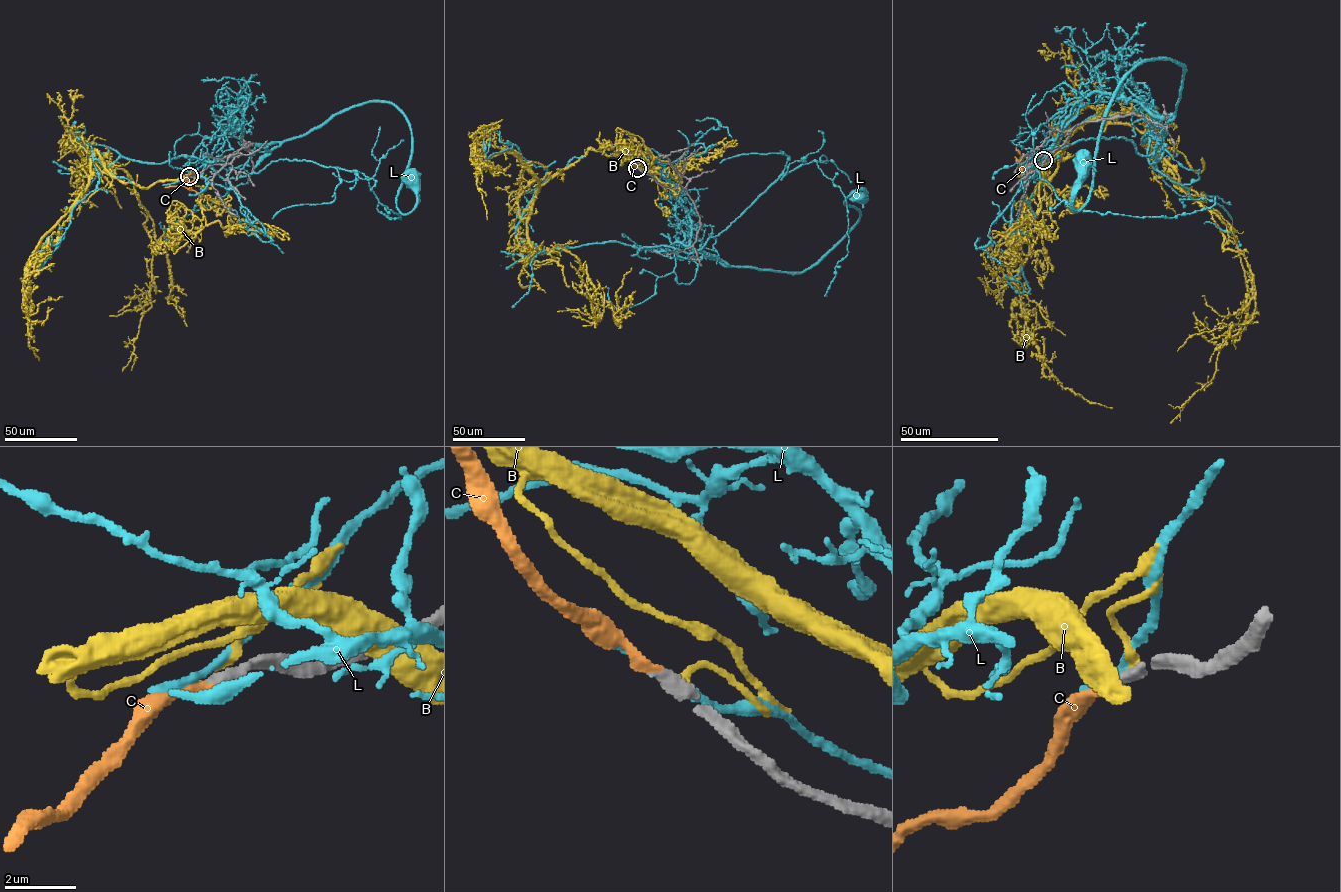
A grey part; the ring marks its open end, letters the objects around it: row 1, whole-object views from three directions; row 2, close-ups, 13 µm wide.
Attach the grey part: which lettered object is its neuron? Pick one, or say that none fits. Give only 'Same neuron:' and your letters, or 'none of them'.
Same neuron: C

